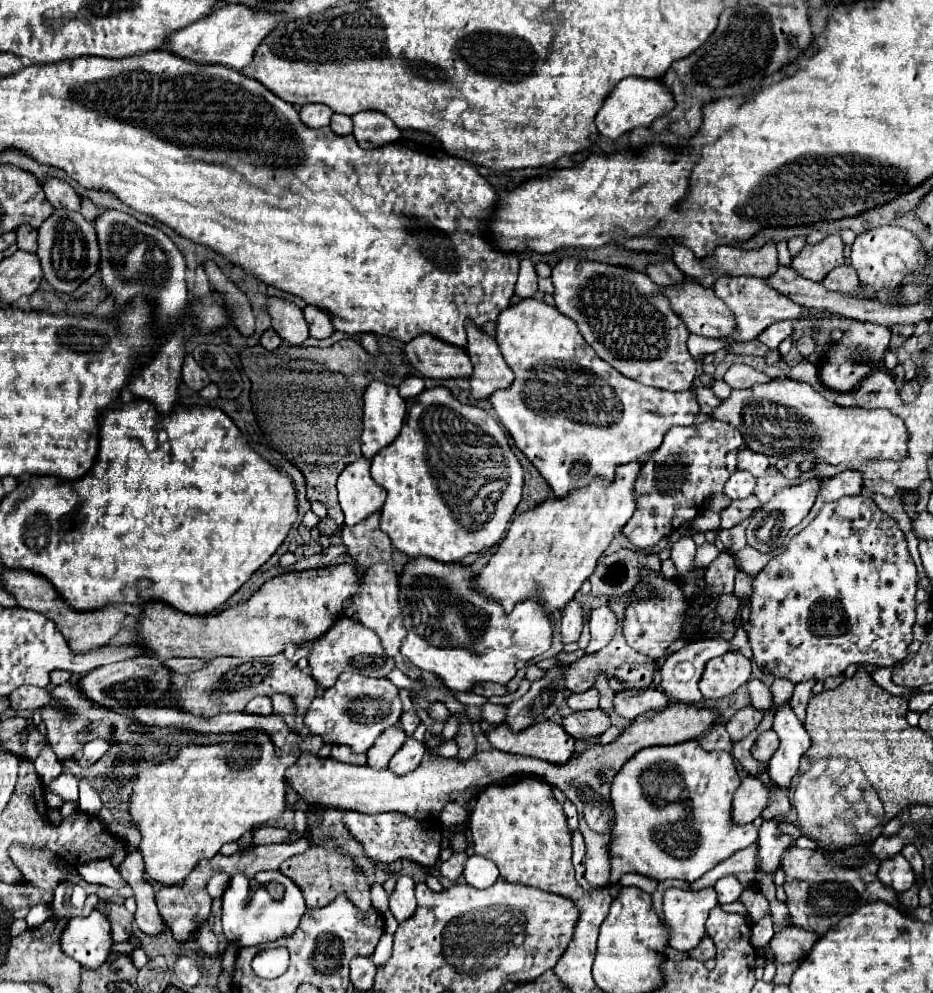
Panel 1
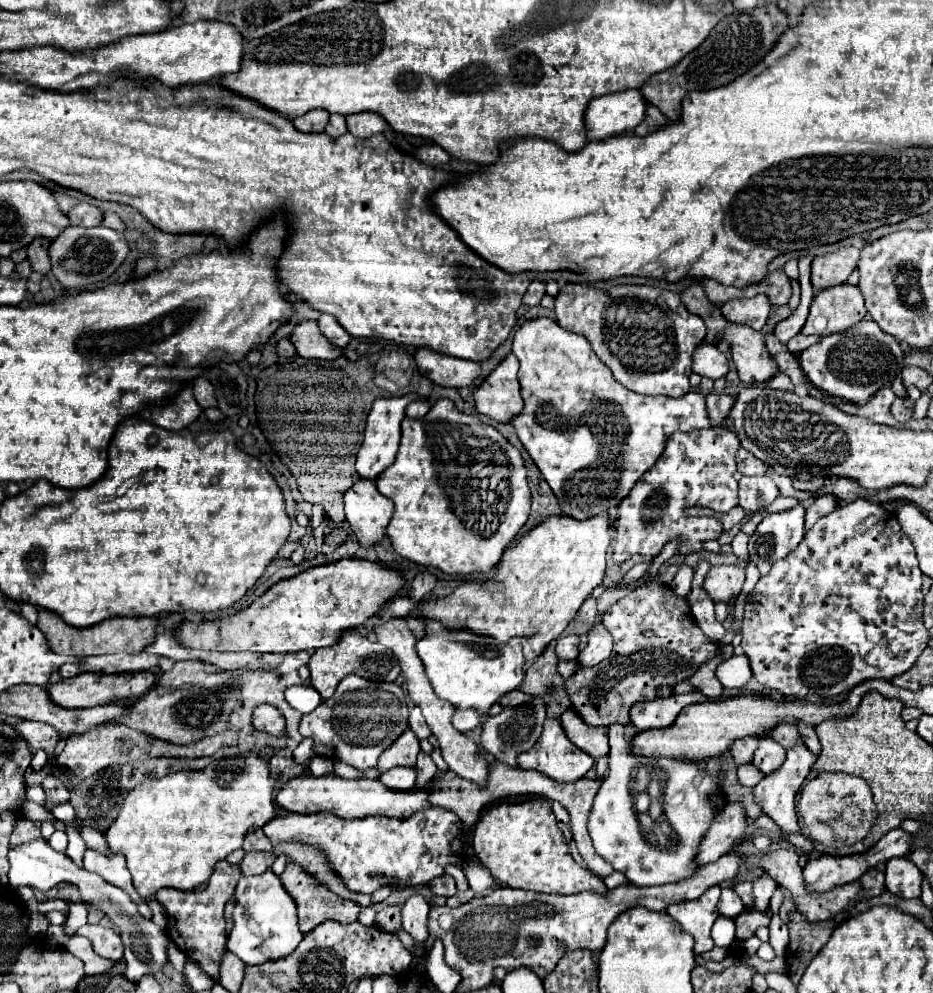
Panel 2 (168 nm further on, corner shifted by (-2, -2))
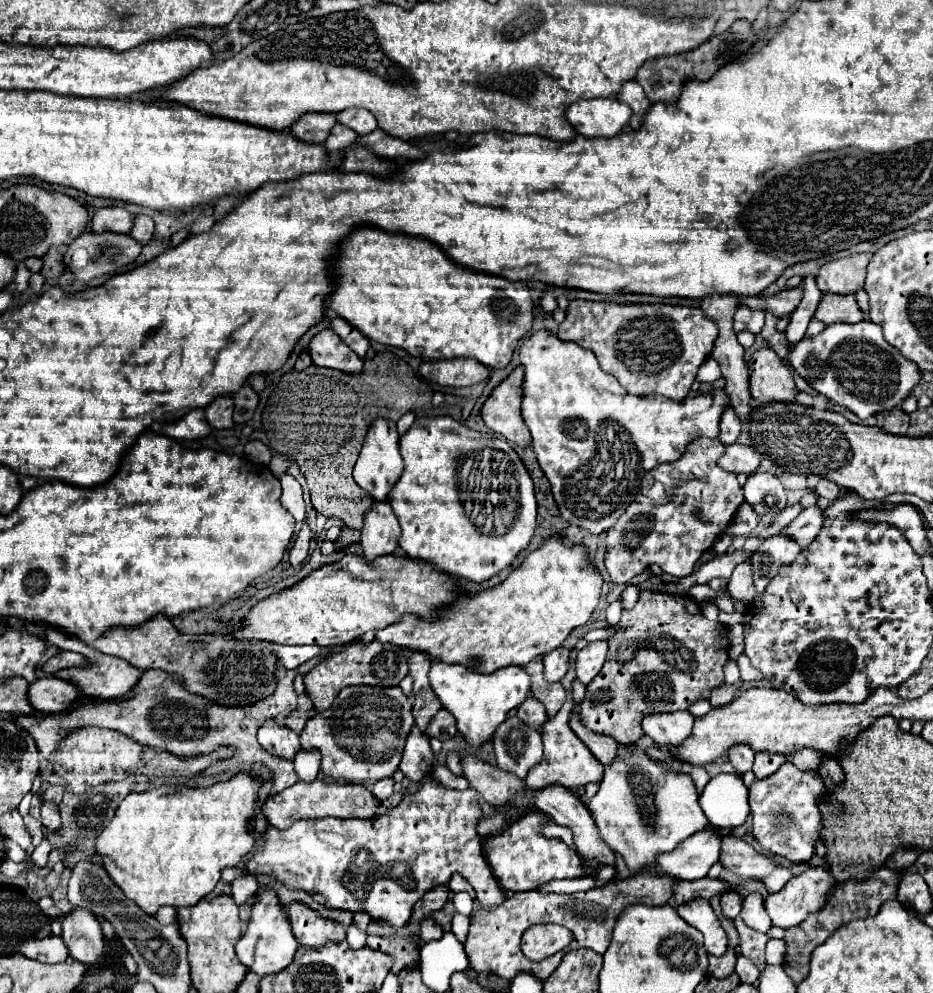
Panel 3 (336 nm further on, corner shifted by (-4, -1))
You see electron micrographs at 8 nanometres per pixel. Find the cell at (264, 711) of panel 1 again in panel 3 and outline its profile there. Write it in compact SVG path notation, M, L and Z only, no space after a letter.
M266 721L260 729L258 729L258 743L272 755L276 757L282 757L282 759L288 759L292 761L296 757L296 753L300 753L300 739L298 735L284 727L284 725L278 725L276 721Z

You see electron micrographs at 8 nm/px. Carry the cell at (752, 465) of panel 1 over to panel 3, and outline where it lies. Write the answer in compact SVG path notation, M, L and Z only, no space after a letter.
M742 443L728 445L724 455L718 459L718 467L736 475L738 473L752 475L758 469L758 465L760 465L760 453L754 447Z

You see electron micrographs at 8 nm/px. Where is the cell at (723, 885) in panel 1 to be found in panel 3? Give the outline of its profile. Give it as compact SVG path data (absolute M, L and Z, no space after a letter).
M728 891L720 899L720 907L722 907L722 915L726 919L734 919L742 911L742 897L738 893L734 893L734 891Z

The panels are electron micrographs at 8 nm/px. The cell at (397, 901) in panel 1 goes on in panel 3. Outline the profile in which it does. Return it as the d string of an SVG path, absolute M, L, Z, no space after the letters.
M424 919L420 925L420 939L422 941L432 941L432 939L440 939L442 935L442 927L434 921L434 919Z

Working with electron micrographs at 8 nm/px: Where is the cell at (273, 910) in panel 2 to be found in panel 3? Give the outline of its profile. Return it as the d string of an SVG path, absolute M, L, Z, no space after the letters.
M258 891L258 901L252 907L252 917L248 923L248 931L238 939L236 943L236 955L242 965L246 965L256 975L274 975L276 971L282 971L292 963L294 953L298 949L298 943L290 931L290 921L284 913L284 909L278 903L278 897L274 891Z

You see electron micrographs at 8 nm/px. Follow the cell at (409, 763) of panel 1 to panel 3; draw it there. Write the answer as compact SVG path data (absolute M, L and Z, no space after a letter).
M382 779L382 781L376 781L370 787L370 791L372 791L372 795L376 795L378 801L384 801L392 795L392 785L394 785L394 779Z

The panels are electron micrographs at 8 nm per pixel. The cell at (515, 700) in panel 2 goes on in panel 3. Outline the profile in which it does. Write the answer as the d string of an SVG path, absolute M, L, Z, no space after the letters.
M528 697L518 707L518 719L536 731L542 731L542 725L548 721L548 715L546 715L546 709L540 701L536 701L534 697Z

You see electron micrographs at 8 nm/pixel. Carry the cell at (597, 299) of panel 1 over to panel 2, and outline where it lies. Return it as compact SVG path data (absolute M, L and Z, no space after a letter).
M566 284L556 296L556 320L562 328L582 334L590 342L596 356L612 370L614 378L628 390L654 396L664 394L672 398L686 394L690 390L688 378L692 374L692 352L706 336L704 320L688 312L674 292L638 284L630 284L626 288L630 288L628 296L614 298L610 292L600 292L594 284Z

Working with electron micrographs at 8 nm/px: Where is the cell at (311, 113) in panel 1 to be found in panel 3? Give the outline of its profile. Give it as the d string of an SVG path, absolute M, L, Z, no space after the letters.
M306 113L290 127L290 133L304 143L322 145L330 135L334 123L336 117L332 113Z

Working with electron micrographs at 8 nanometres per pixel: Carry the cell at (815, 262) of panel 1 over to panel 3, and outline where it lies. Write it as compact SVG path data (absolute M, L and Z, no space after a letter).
M856 253L844 259L826 263L816 277L818 289L822 293L854 295L856 291L864 289L866 267L870 259L872 259L872 253Z

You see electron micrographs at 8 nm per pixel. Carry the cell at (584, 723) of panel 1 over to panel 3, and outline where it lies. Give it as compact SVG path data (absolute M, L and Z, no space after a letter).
M572 713L570 717L570 727L572 731L582 739L582 743L592 751L592 755L602 763L602 765L608 765L616 759L618 755L618 743L608 737L608 735L600 735L600 733L594 733L594 731L588 731L580 719L578 719L578 713Z

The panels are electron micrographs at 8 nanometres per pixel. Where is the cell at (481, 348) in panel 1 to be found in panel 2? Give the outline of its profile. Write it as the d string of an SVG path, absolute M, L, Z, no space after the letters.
M510 352L498 366L484 378L484 382L474 390L476 410L498 422L510 422L514 414L522 412L520 384L516 378L518 360Z

